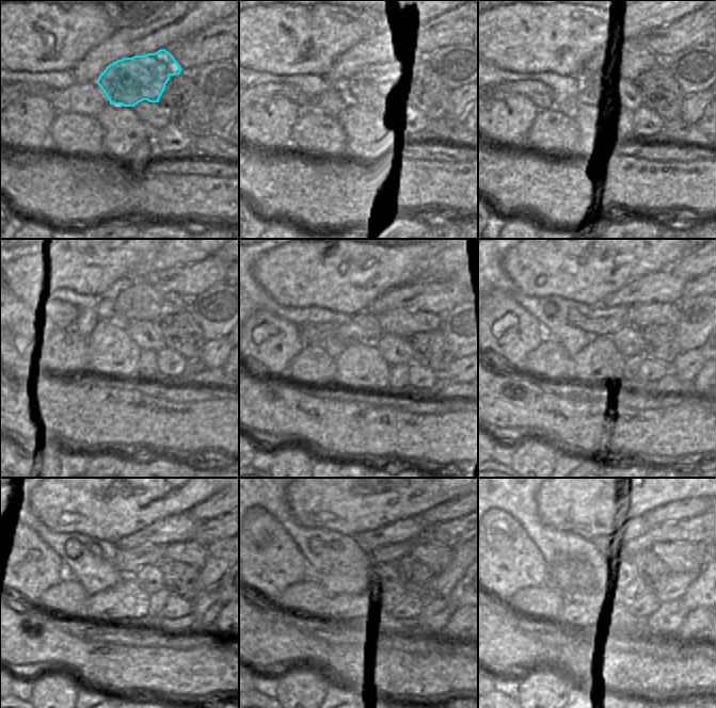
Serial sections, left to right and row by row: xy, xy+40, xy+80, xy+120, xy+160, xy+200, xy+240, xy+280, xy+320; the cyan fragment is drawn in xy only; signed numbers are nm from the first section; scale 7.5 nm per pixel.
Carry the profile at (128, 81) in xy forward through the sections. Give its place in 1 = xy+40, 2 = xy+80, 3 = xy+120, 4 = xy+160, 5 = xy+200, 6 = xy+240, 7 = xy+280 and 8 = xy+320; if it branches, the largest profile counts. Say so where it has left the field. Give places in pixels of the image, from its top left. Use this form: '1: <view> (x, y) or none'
1: xy+40 (372, 85)
2: xy+80 (629, 64)
3: xy+120 (141, 301)
4: xy+160 (401, 320)
5: xy+200 (666, 314)
6: xy+240 (190, 552)
7: xy+280 (436, 557)
8: xy+320 (681, 557)

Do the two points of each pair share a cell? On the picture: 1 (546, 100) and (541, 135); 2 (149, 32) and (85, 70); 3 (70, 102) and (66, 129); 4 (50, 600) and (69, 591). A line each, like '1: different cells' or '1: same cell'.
1: different cells
2: same cell
3: different cells
4: same cell

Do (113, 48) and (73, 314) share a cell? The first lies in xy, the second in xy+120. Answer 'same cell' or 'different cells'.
different cells

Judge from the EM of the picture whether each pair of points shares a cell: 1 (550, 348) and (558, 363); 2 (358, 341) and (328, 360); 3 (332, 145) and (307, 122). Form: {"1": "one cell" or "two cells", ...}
{"1": "one cell", "2": "two cells", "3": "one cell"}

